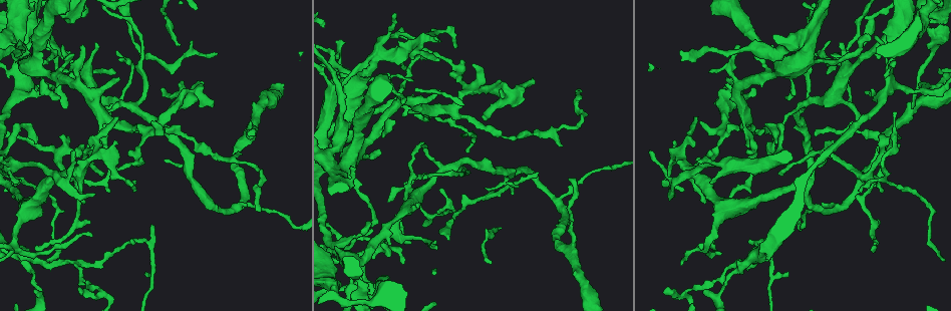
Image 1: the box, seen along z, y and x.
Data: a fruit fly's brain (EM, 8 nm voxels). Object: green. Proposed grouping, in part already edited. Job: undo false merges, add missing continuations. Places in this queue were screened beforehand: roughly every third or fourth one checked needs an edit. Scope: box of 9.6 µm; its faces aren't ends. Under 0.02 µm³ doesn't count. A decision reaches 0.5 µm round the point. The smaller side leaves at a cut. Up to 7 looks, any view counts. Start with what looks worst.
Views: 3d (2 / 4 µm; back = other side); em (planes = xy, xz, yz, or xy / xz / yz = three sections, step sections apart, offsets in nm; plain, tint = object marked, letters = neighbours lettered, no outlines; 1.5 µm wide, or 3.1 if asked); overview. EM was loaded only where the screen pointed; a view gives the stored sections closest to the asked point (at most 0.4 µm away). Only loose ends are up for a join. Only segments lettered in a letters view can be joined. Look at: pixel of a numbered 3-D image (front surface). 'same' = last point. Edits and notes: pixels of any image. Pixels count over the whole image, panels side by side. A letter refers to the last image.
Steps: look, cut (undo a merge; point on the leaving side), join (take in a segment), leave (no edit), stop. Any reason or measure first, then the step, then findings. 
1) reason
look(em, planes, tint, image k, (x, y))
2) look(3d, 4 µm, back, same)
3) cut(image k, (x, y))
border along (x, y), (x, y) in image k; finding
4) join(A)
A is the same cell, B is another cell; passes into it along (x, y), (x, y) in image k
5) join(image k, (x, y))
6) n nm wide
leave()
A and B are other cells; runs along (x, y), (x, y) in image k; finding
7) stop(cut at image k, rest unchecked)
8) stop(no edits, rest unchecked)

branch stops here
look(em, xy, step 8, tint, image 1, (119, 157))

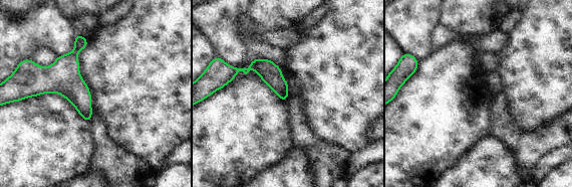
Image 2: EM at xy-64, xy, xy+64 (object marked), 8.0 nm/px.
what lies round it
look(em, xy, step 8, letters, same)

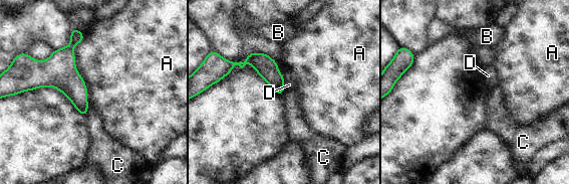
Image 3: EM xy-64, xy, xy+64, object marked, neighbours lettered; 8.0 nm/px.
A touches over 600 nm
leave()
A, B, C and D are other cells; no lettered segment goes on from it

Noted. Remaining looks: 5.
three-way junction
look(3d, 2 µm, image 1, (77, 264))

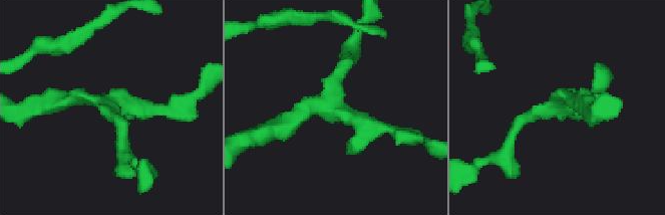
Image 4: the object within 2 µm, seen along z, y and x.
look(em, planes, letters, image 4, (104, 105))

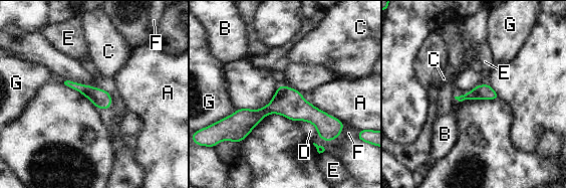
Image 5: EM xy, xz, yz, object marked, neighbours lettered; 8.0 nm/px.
A touches over 340 nm
leave()
A, B, C, D, E, F and G are other cells; runs along (232, 118), (298, 109), (340, 125) in image 5; continuous, no second neuron

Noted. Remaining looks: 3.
long arm stops here
look(em, planes, letters, image 1, (387, 276))

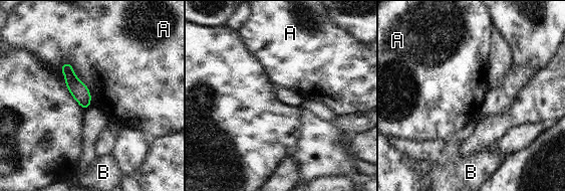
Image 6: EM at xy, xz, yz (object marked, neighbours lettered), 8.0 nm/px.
140 nm wide
leave()
A and B are other cells; runs along (65, 65), (85, 106) in image 6; none of them fits

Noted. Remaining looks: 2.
stop(no edits, rest unchecked)

